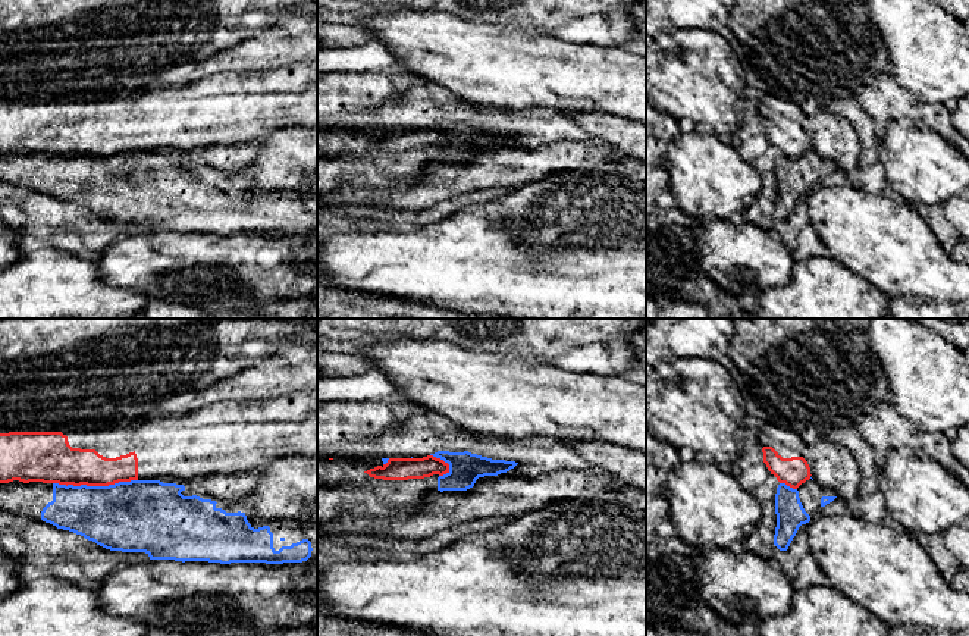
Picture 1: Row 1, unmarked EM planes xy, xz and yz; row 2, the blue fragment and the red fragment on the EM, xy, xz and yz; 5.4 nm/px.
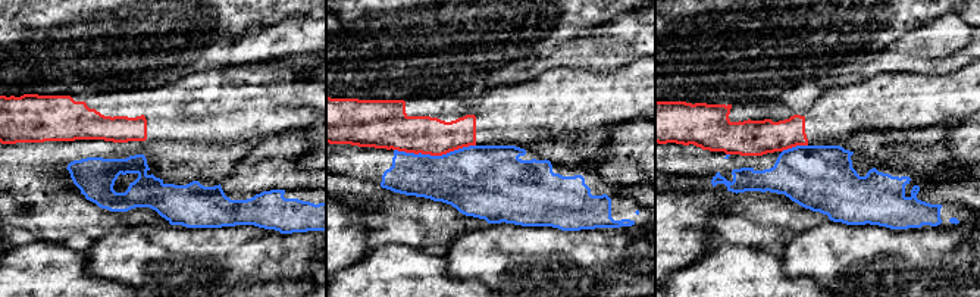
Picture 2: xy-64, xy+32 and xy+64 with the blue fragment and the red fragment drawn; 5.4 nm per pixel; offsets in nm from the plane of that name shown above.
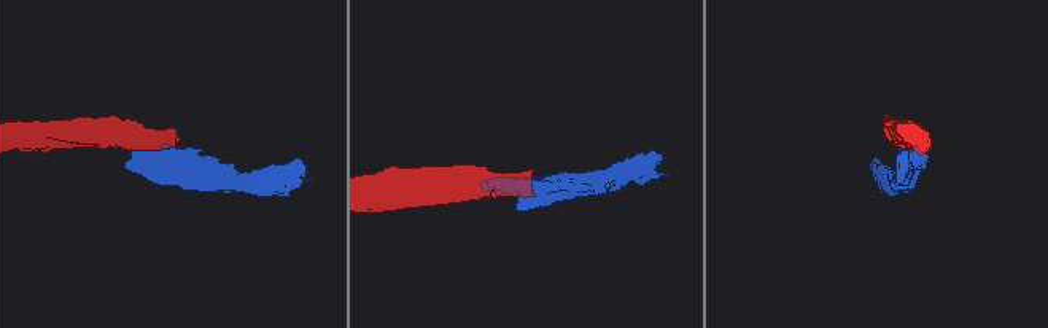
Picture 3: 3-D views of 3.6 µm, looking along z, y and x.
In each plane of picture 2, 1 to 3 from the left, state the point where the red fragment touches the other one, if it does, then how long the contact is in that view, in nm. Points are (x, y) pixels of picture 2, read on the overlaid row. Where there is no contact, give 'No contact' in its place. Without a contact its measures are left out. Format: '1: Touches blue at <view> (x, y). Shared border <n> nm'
1: No contact
2: Touches blue at xy+32 (434, 156). Shared border 440 nm
3: Touches blue at xy+64 (794, 147). Shared border 150 nm

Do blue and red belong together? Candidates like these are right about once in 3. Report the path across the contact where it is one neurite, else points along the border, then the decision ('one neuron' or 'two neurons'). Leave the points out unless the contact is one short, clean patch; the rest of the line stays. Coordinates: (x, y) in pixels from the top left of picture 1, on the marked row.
along xy (137, 479), (107, 485), (53, 483) | two neurons

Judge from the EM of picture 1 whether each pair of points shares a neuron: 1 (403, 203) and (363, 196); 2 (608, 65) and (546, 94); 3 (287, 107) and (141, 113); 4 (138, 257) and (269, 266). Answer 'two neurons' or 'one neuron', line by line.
1: one neuron
2: one neuron
3: one neuron
4: one neuron

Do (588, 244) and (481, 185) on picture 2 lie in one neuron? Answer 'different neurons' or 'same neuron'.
different neurons

